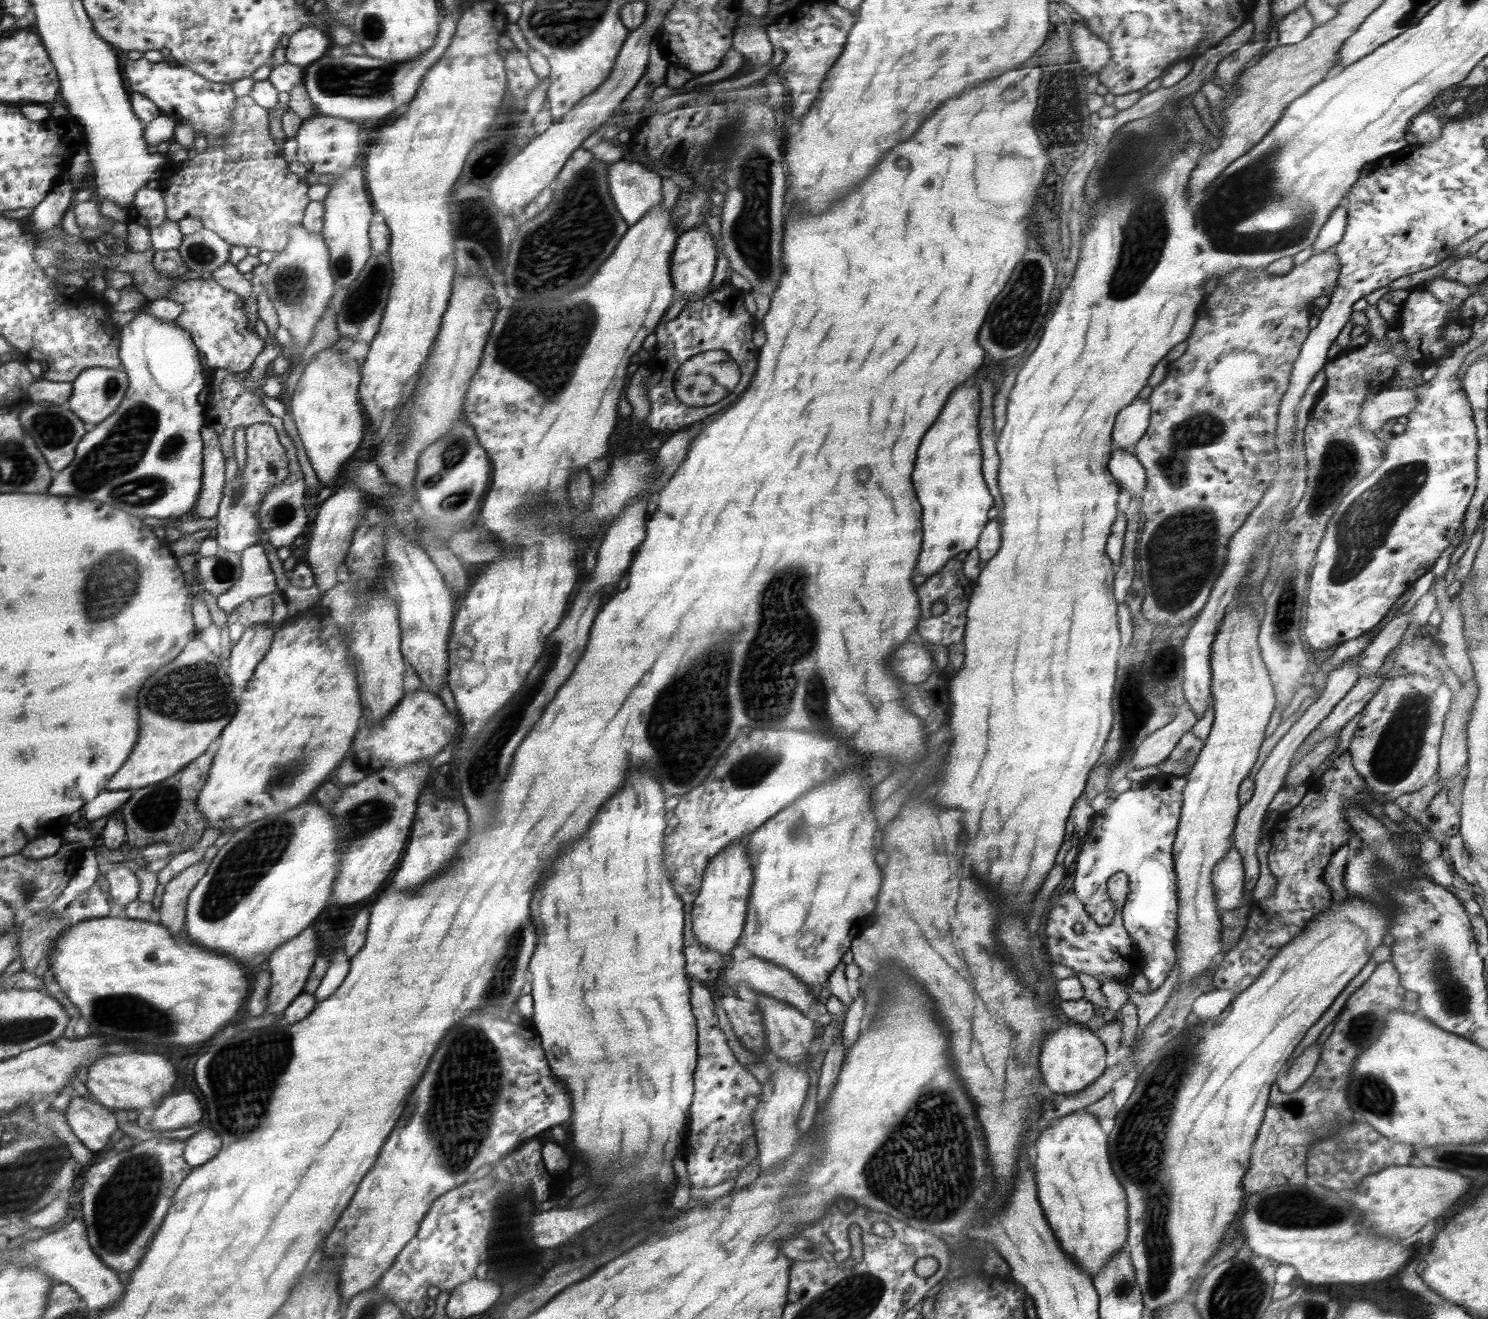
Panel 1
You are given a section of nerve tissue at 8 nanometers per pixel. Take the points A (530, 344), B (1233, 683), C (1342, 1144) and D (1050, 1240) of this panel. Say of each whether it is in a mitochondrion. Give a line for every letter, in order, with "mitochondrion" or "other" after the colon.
A: mitochondrion
B: other
C: mitochondrion
D: other

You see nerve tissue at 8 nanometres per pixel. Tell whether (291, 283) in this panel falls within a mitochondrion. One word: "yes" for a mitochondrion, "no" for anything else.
yes

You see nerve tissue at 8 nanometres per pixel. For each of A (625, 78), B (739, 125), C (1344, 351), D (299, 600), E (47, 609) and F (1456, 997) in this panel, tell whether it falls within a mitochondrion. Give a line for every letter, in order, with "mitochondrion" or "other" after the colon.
A: other
B: mitochondrion
C: other
D: other
E: other
F: mitochondrion

